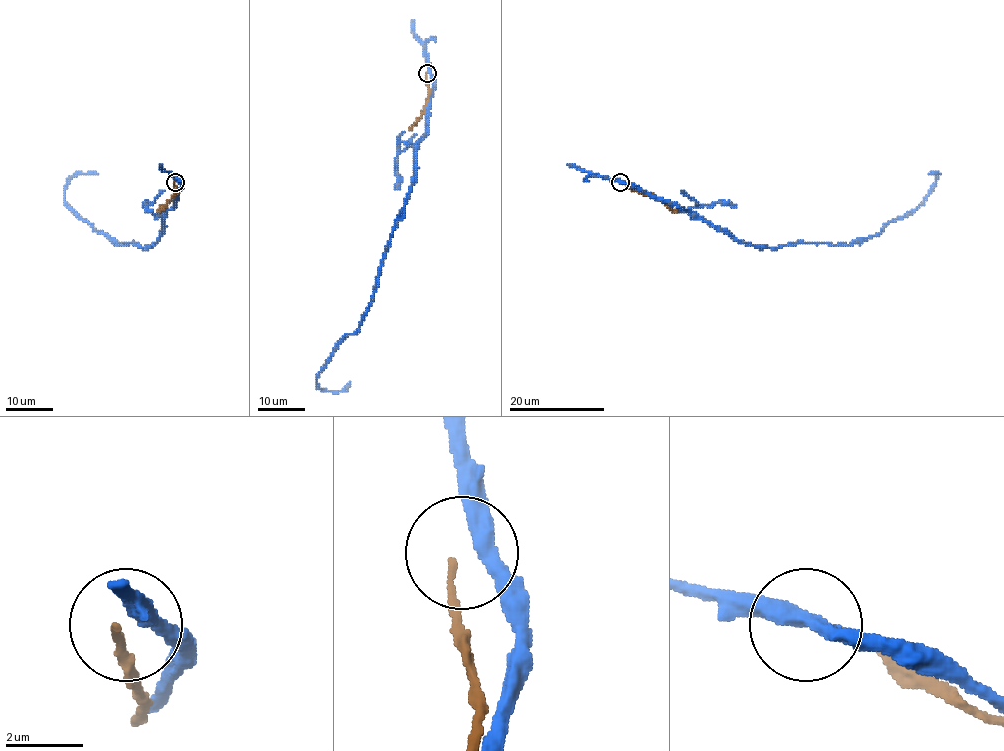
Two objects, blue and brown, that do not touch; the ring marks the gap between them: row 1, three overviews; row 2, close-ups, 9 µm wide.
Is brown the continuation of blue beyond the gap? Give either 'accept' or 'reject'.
reject

